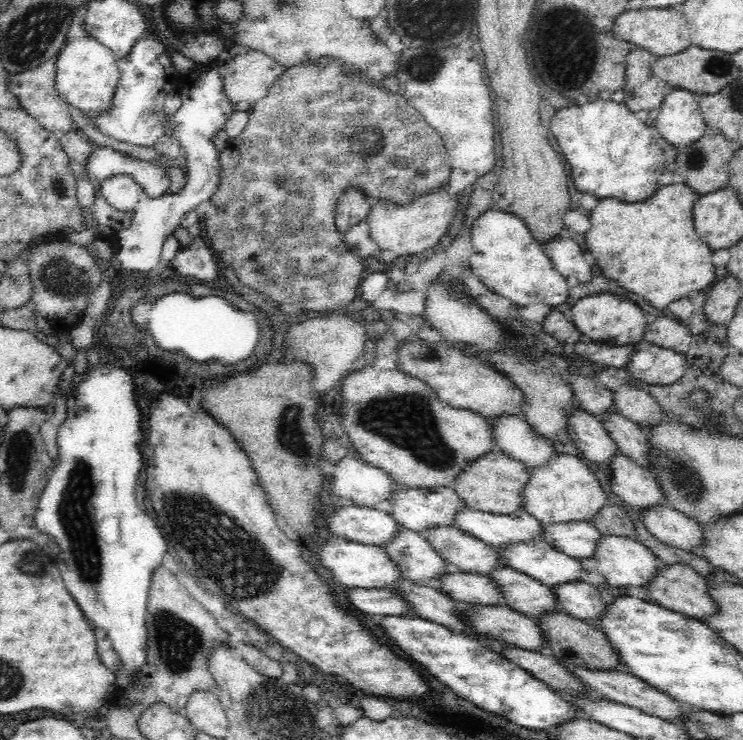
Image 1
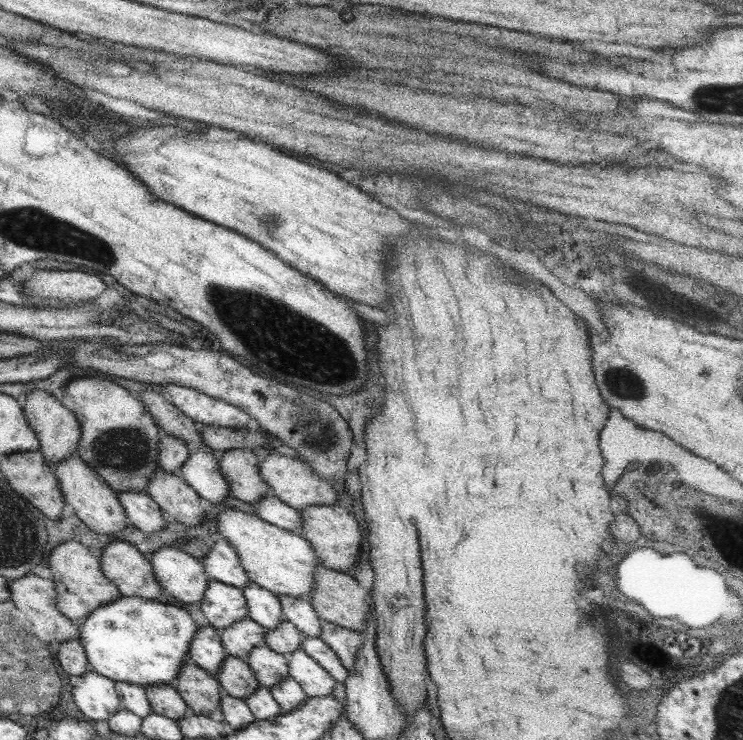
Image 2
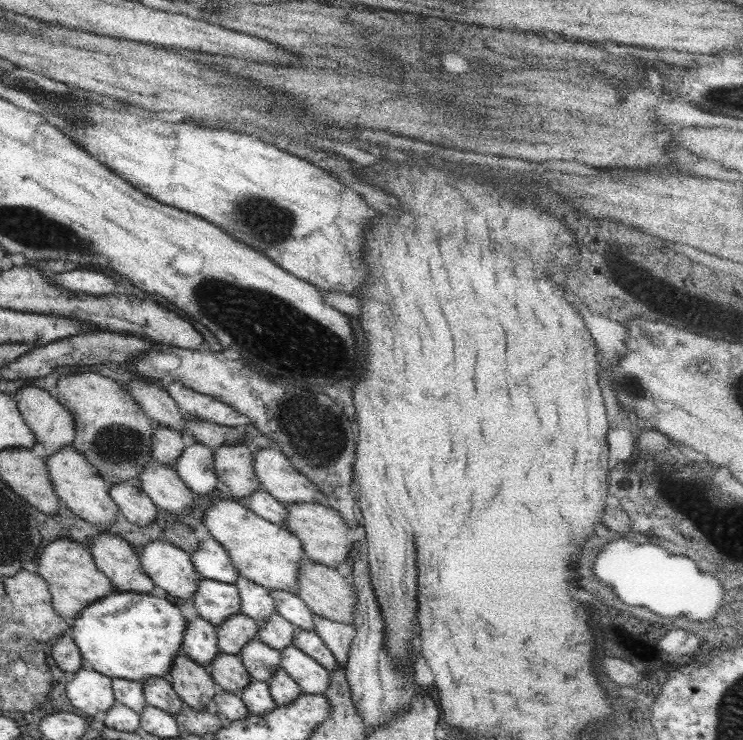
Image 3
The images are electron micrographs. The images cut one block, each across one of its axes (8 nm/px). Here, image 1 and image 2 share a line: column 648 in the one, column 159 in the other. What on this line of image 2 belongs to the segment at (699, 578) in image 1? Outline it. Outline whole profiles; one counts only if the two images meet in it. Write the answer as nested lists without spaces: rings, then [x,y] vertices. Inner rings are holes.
[[[114,540],[101,549],[100,565],[105,578],[113,583],[120,592],[120,596],[139,596],[147,600],[159,598],[160,584],[155,580],[150,562],[131,543]]]

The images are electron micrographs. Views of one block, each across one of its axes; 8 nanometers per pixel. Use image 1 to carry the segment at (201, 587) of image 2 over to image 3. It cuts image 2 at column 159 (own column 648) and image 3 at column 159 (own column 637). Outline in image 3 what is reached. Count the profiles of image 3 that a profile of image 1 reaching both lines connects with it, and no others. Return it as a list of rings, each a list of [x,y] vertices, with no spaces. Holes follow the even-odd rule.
[[[149,541],[141,550],[137,551],[143,572],[151,579],[155,586],[175,598],[191,600],[197,589],[197,581],[201,579],[191,564],[191,556],[184,550],[166,543],[165,541]]]

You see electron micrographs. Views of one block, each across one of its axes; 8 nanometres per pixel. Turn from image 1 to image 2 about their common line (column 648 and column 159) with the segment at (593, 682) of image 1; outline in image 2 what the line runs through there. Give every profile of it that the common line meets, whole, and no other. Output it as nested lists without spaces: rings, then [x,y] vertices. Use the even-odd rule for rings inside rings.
[[[150,684],[145,687],[150,712],[160,714],[176,722],[189,713],[189,708],[173,684]]]

